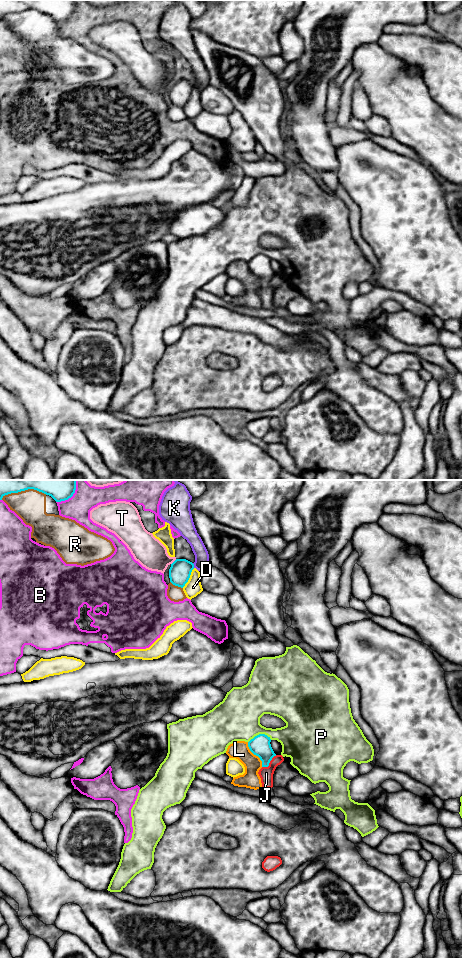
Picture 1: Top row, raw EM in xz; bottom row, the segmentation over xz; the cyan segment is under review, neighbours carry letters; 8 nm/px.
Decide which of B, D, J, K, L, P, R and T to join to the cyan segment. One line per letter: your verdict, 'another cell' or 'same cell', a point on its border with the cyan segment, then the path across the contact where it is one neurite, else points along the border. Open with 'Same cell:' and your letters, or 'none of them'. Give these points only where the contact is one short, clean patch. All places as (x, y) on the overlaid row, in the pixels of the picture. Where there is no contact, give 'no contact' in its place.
Same cell: none of them
B: another cell | xz (71, 496)
D: another cell | xz (189, 577)
J: another cell | xz (269, 762) | along xz (276, 755), (267, 766), (262, 767)
K: another cell | xz (193, 565)
L: another cell | xz (255, 754) | along xz (247, 742), (248, 748), (259, 758), (262, 766)
P: another cell | xz (259, 734)
R: another cell | xz (176, 585)
T: another cell | xz (173, 562)

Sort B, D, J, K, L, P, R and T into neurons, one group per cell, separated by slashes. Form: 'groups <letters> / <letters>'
groups B / D / J / K / L / P / R / T

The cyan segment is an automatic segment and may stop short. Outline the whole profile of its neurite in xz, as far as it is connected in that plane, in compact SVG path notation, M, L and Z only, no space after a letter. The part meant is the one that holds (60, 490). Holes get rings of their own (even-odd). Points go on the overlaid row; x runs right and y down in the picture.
M0 480L0 500L5 495L34 489L51 496L56 502L68 500L76 490L76 480Z

